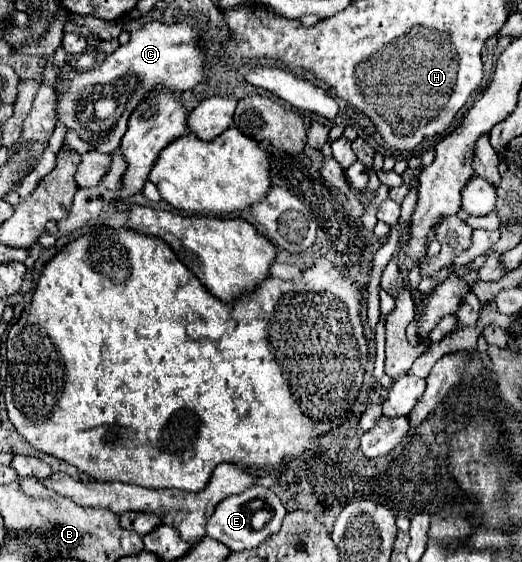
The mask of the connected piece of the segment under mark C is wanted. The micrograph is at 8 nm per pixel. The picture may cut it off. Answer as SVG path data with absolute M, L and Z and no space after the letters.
M160 20L124 22L130 40L112 52L102 66L94 70L76 70L70 64L56 66L56 120L66 128L80 132L80 138L94 144L98 152L112 154L128 128L132 110L150 94L150 90L190 90L204 80L204 54L198 42L198 30L188 24L166 26Z

